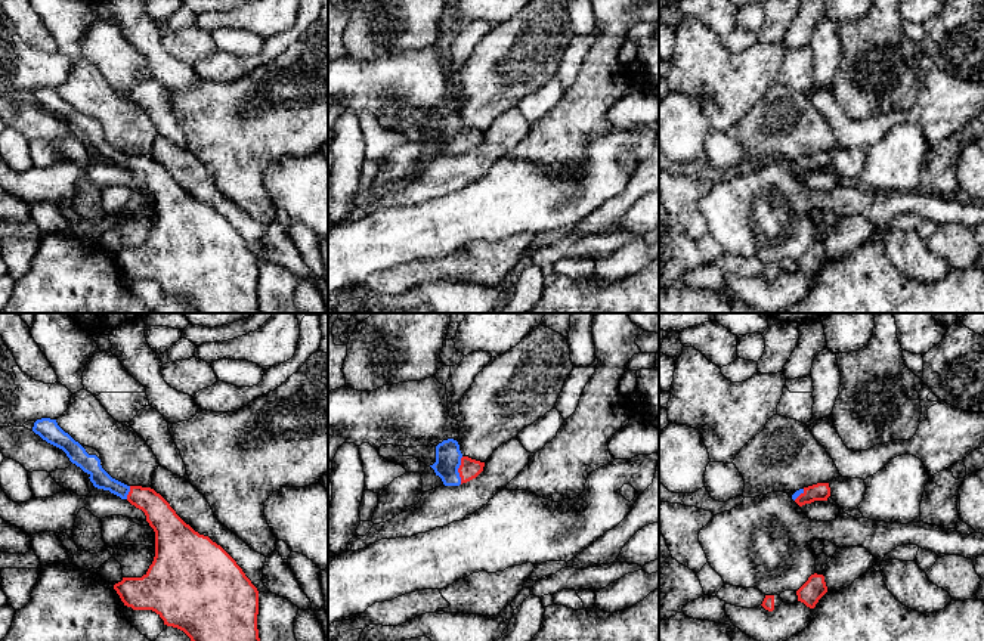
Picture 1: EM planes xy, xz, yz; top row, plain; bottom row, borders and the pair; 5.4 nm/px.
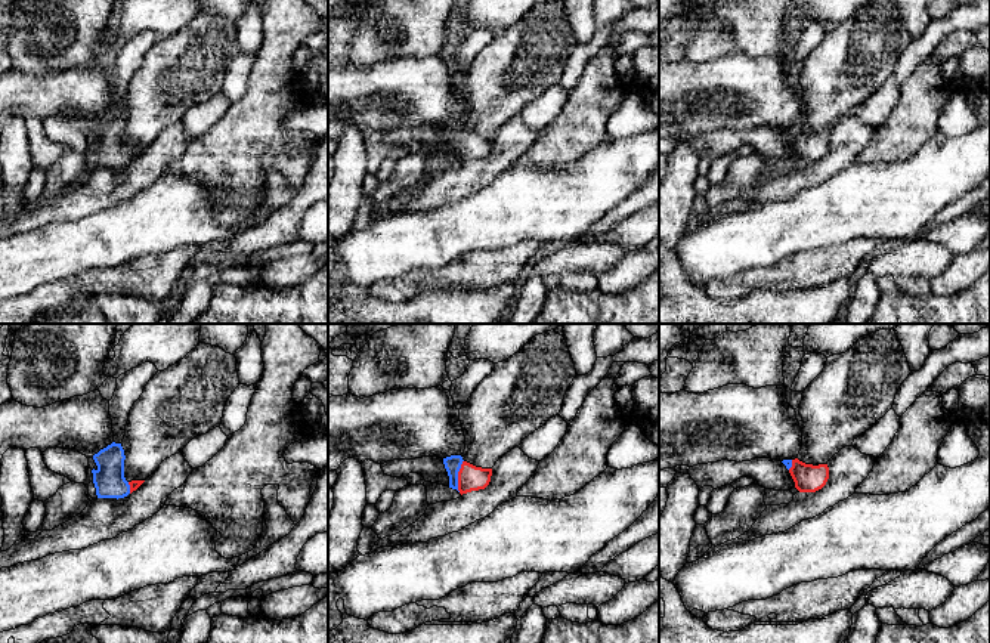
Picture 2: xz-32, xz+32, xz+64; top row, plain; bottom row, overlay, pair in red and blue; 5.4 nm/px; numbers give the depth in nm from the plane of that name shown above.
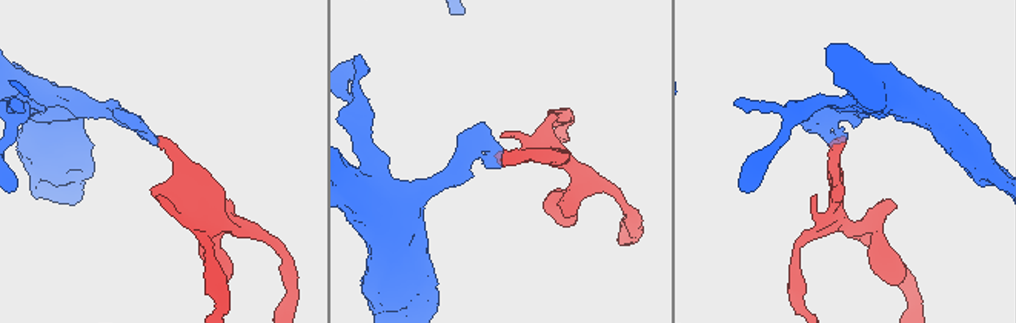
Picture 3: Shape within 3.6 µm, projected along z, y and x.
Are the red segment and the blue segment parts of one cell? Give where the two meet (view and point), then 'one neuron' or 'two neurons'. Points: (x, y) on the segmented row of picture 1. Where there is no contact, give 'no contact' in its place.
xz (458, 470) | one neuron

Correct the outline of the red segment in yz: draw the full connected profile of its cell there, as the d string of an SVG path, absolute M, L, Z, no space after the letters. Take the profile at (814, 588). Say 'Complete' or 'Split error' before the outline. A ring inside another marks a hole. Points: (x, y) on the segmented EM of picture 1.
Complete. M811 575L808 580L796 591L798 601L814 609L819 600L827 592L823 575Z

